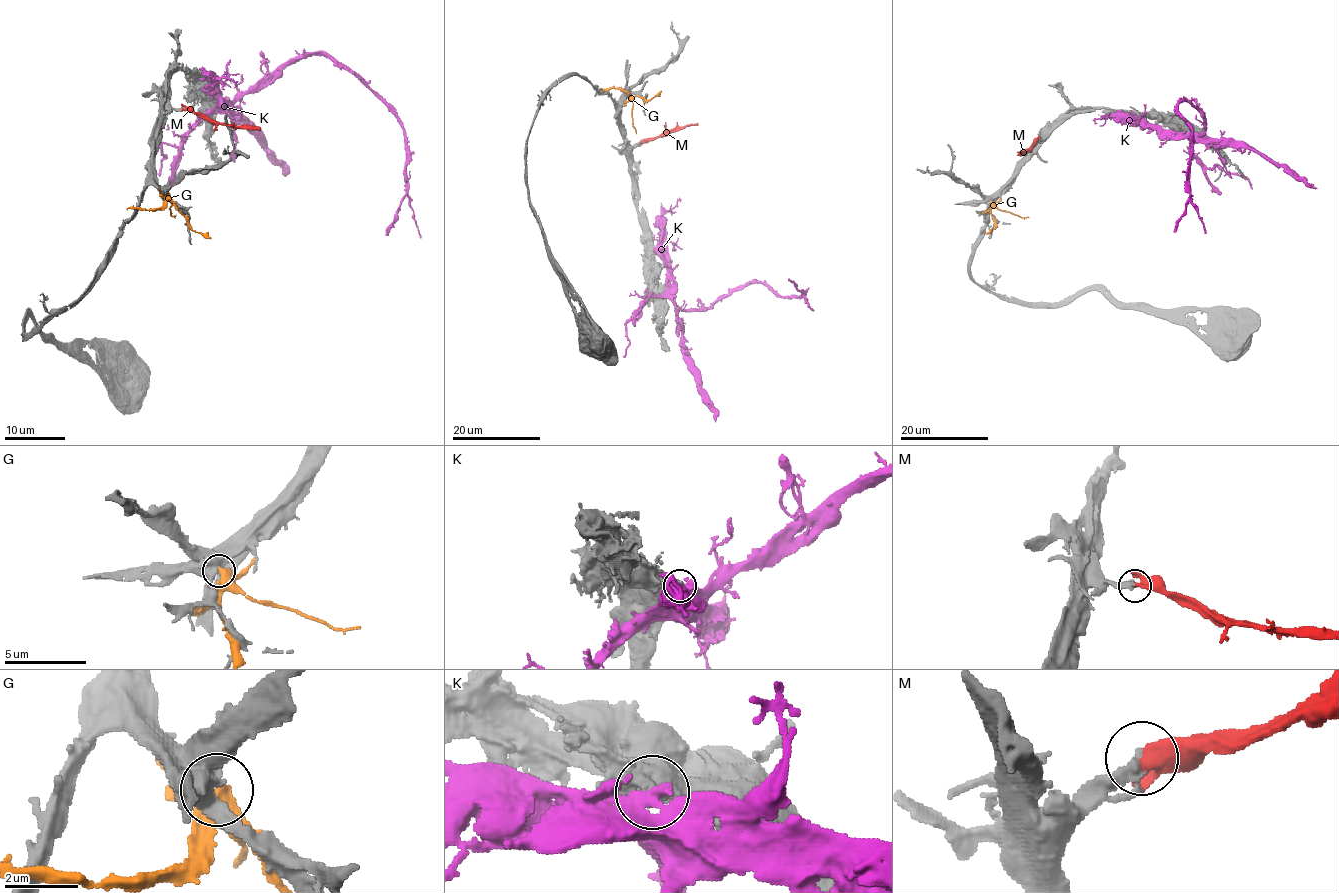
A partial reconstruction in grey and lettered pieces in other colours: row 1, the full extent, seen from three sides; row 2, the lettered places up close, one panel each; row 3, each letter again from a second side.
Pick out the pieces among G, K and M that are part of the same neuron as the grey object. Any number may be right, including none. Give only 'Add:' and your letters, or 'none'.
Add: M

